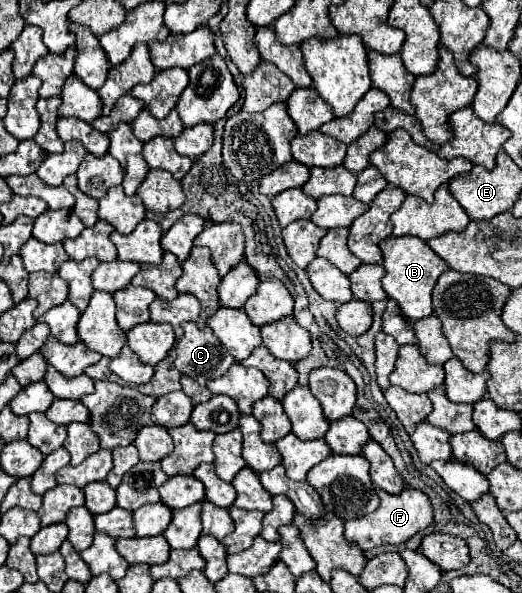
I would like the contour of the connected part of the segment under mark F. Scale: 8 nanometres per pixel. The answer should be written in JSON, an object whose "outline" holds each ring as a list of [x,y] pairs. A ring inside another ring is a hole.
{"outline":[[[404,487],[398,495],[390,495],[386,491],[378,491],[380,497],[380,507],[372,513],[366,513],[358,519],[346,521],[346,539],[350,539],[352,543],[356,543],[358,547],[366,549],[374,549],[380,545],[400,545],[406,539],[410,539],[414,533],[426,529],[432,523],[432,505],[428,495],[424,495],[418,489],[412,487]]]}

